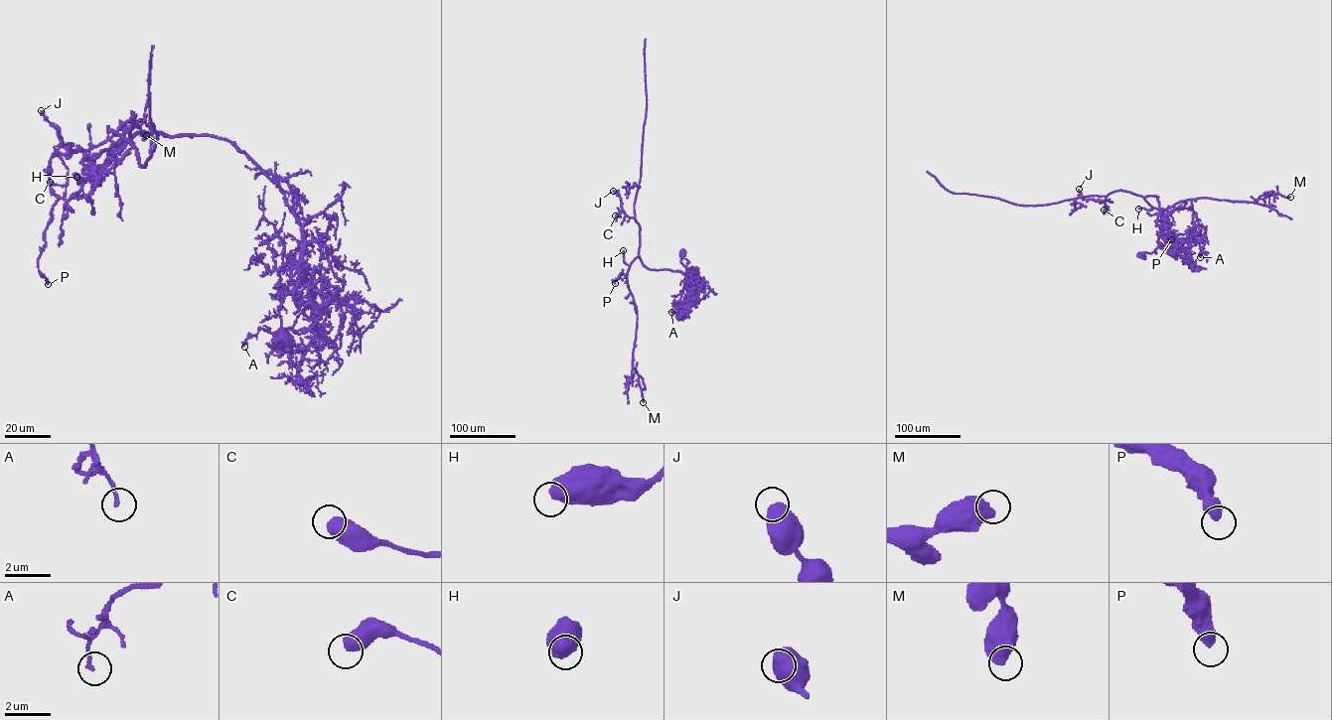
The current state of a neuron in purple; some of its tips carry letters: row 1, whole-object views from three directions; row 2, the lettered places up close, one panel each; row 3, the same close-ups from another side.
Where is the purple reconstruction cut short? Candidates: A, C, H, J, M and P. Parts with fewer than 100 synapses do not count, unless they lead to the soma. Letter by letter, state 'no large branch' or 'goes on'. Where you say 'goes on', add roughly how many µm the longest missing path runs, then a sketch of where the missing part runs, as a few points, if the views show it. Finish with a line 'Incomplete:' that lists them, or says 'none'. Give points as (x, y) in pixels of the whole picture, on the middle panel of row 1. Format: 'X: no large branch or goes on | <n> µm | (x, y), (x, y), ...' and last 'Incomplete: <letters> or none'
A: no large branch
C: no large branch
H: no large branch
J: no large branch
M: no large branch
P: no large branch
Incomplete: none

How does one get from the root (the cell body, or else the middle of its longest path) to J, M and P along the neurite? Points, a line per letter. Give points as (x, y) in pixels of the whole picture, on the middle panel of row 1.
J: (682, 252), (680, 262), (693, 268), (689, 280), (681, 272), (647, 268), (639, 254), (639, 224), (613, 191)
M: (682, 252), (689, 280), (649, 269), (639, 256), (628, 272), (643, 402)
P: (682, 252), (680, 262), (693, 268), (689, 280), (681, 272), (649, 269), (638, 256), (615, 283)

